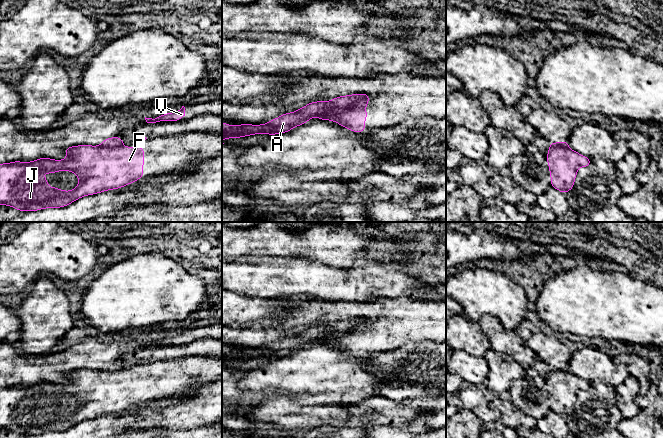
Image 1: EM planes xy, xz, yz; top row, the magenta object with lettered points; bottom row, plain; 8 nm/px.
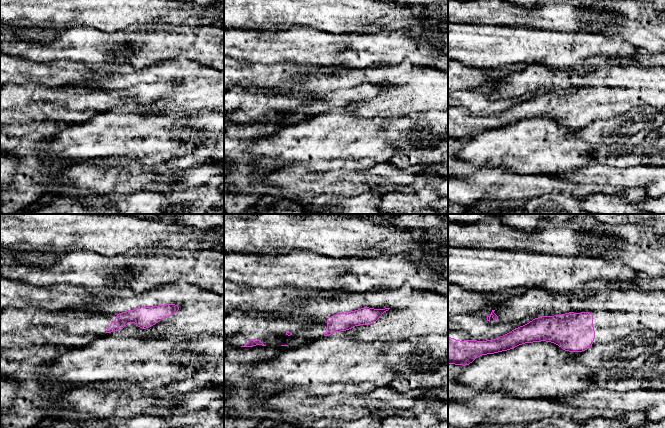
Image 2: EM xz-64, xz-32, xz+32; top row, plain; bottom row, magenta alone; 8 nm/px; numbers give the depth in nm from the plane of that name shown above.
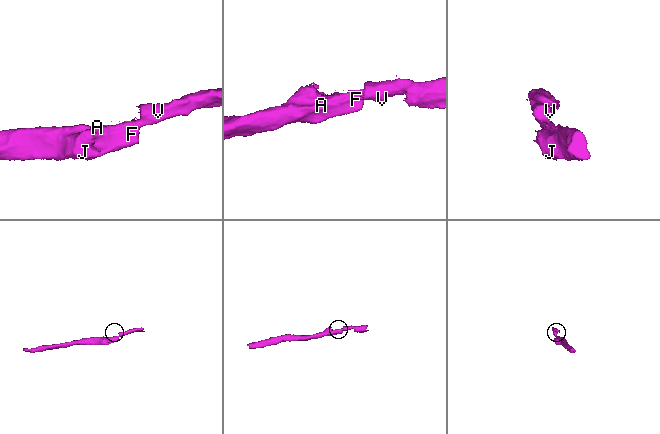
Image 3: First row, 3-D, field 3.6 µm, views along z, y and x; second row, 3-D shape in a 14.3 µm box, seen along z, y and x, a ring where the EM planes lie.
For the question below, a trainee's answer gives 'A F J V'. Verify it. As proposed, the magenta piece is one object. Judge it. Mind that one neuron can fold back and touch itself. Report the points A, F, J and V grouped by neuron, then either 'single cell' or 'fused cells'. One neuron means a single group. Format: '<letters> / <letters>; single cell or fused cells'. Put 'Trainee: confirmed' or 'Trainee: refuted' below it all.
A F J / V; fused cells
Trainee: refuted

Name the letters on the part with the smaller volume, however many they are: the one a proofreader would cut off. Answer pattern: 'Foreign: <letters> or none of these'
Foreign: V

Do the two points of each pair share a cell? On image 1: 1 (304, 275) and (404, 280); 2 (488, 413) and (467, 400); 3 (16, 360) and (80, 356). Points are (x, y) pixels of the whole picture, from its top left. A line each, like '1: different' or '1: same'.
1: same
2: same
3: same

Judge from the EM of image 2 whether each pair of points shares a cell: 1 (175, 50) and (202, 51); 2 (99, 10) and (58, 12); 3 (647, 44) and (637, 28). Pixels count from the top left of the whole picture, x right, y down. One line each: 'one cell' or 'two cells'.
1: one cell
2: one cell
3: one cell

